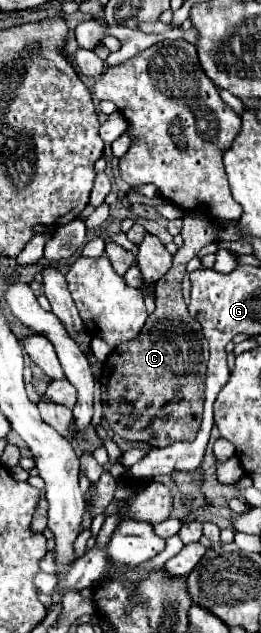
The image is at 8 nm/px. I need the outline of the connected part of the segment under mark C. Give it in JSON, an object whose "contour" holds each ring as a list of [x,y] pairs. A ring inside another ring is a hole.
{"contour":[[[200,212],[184,216],[184,226],[180,232],[184,244],[174,256],[170,272],[156,284],[156,310],[148,316],[140,336],[114,348],[114,352],[104,362],[104,418],[124,440],[146,442],[154,448],[164,448],[176,442],[190,442],[200,430],[206,380],[206,338],[200,330],[200,324],[188,314],[182,298],[182,278],[186,274],[186,264],[204,246],[218,238],[216,226],[210,222],[212,220],[202,218]],[[122,398],[134,406],[136,414],[118,414],[118,402]]]}

